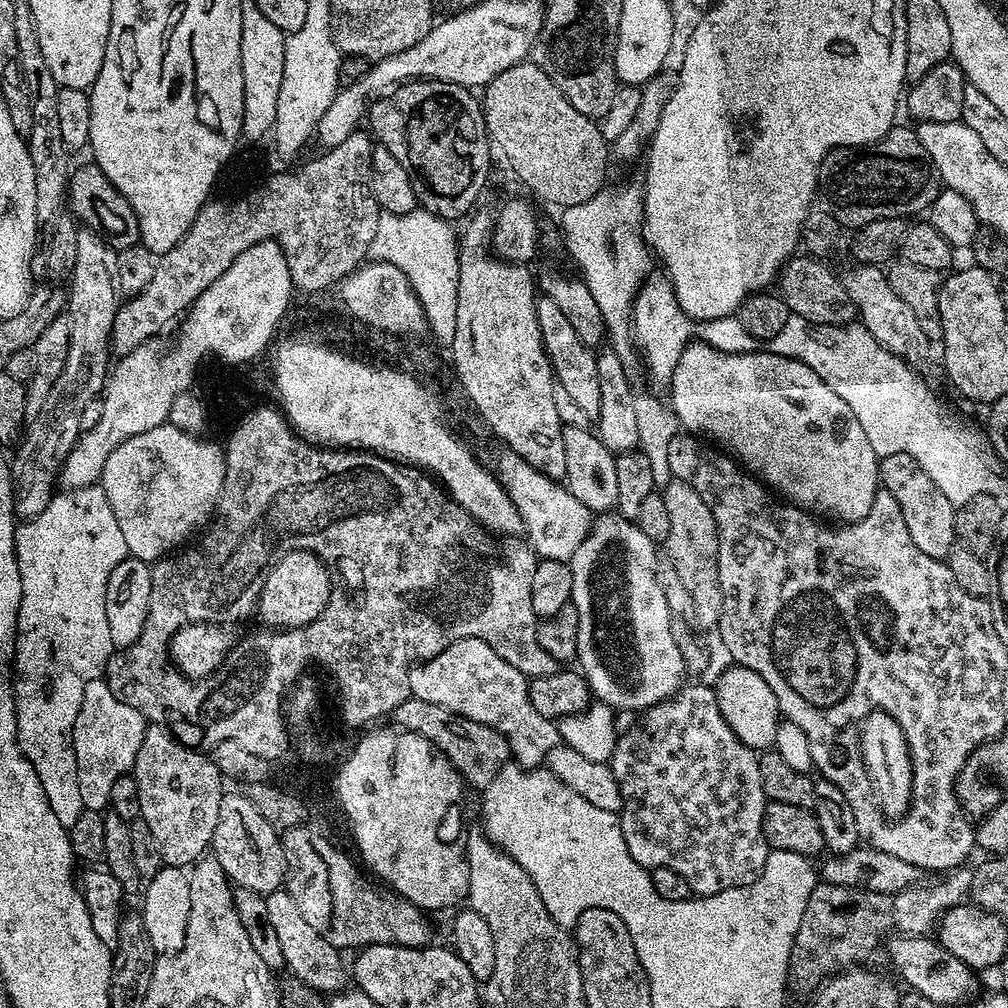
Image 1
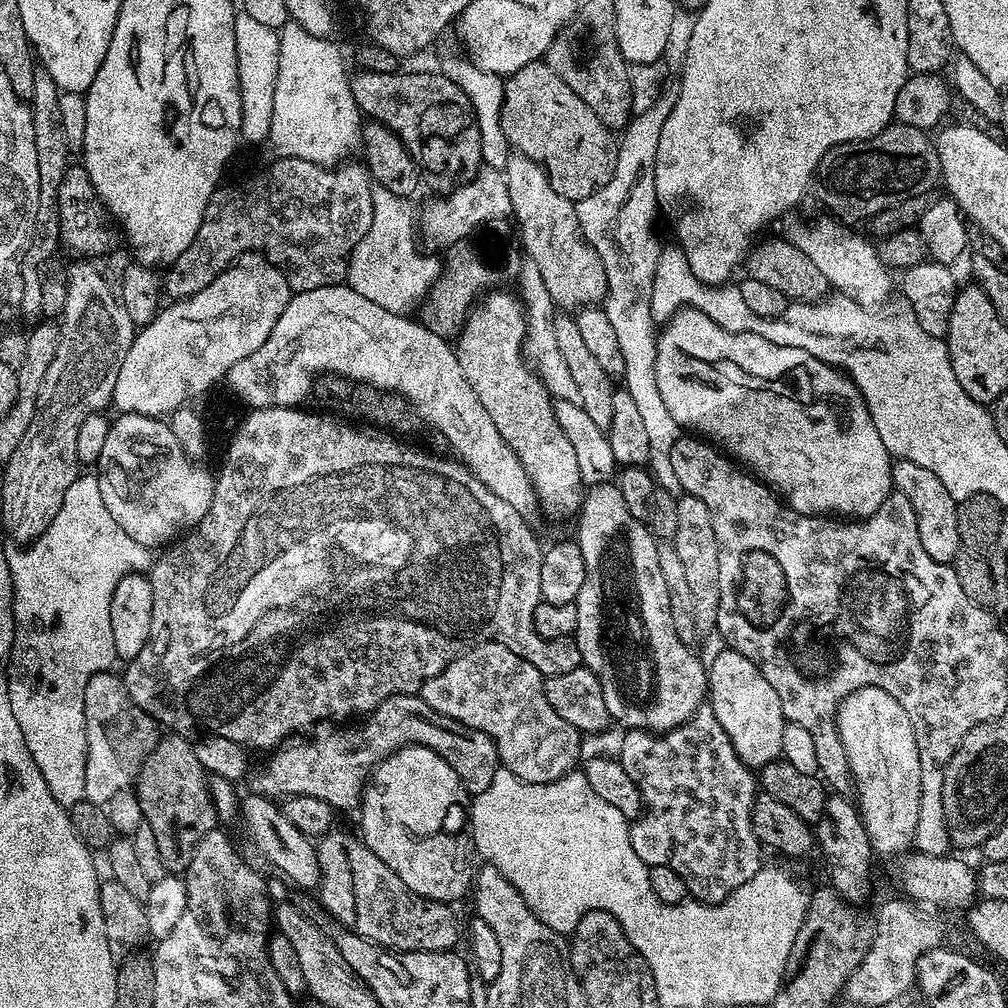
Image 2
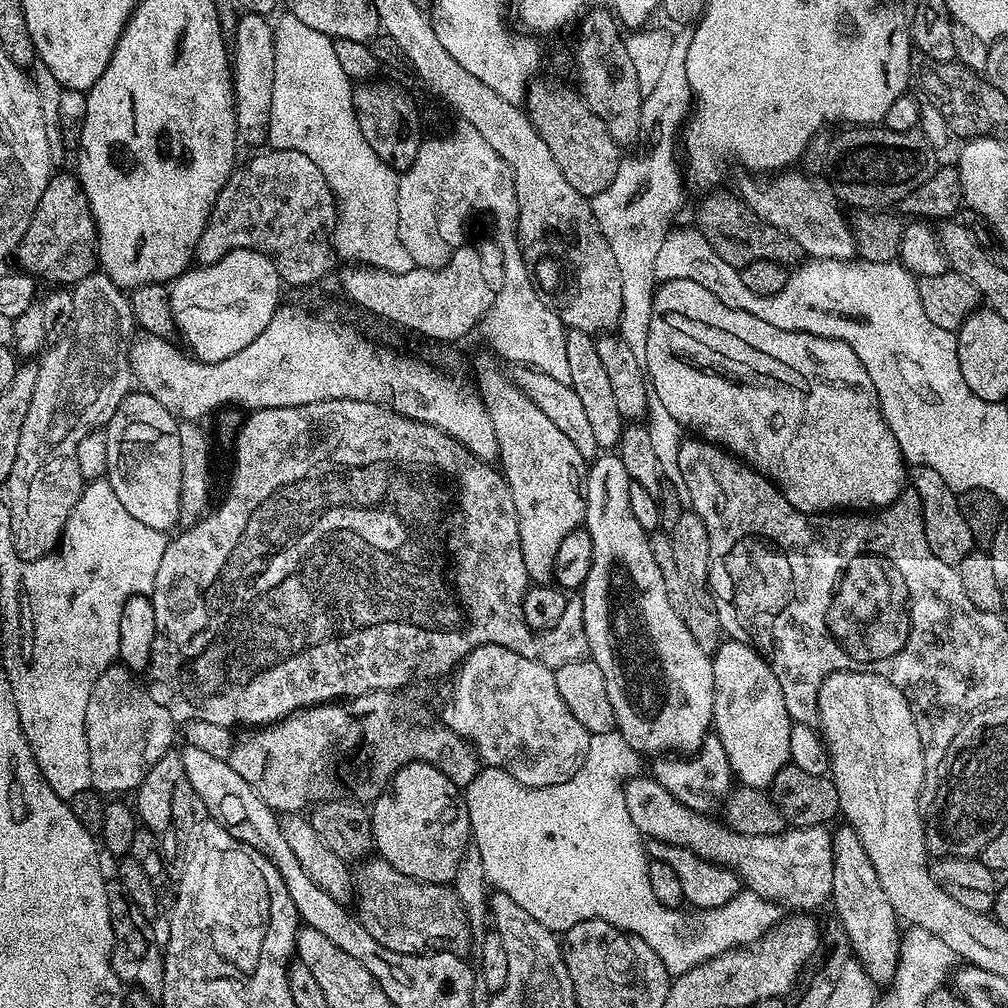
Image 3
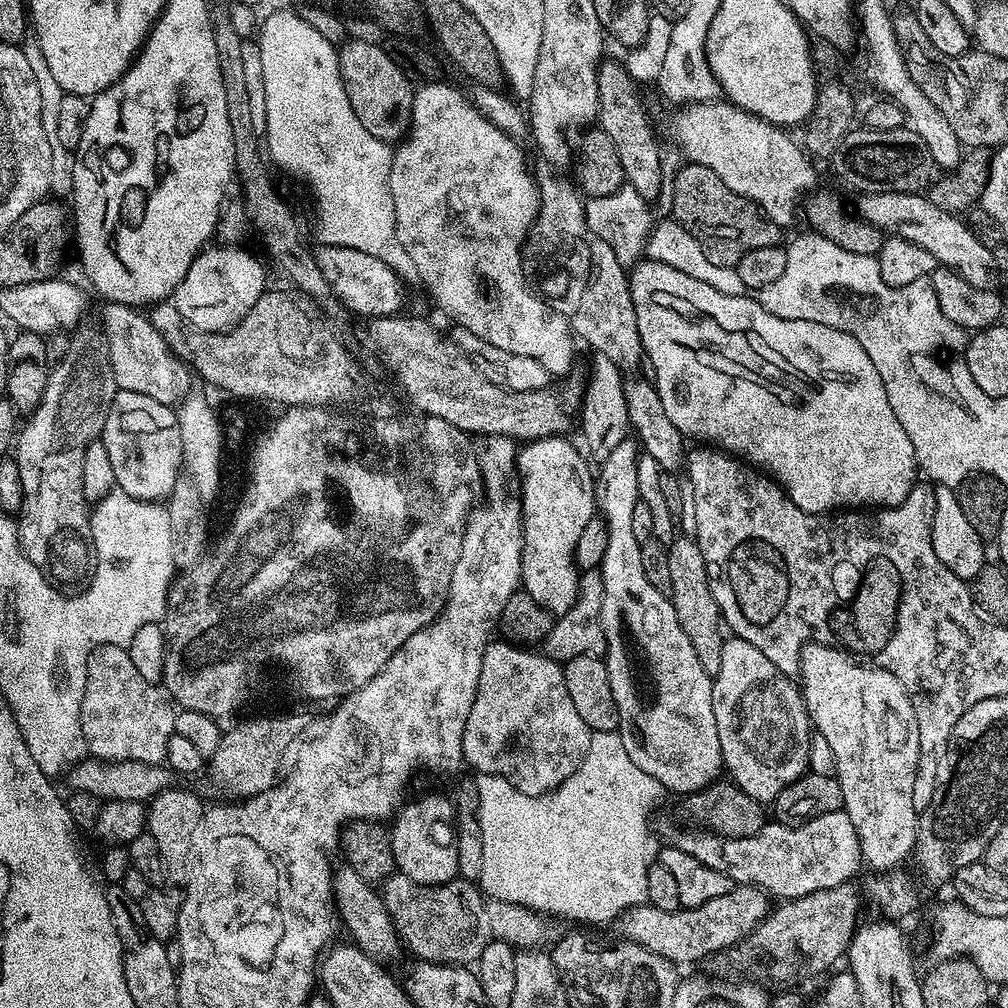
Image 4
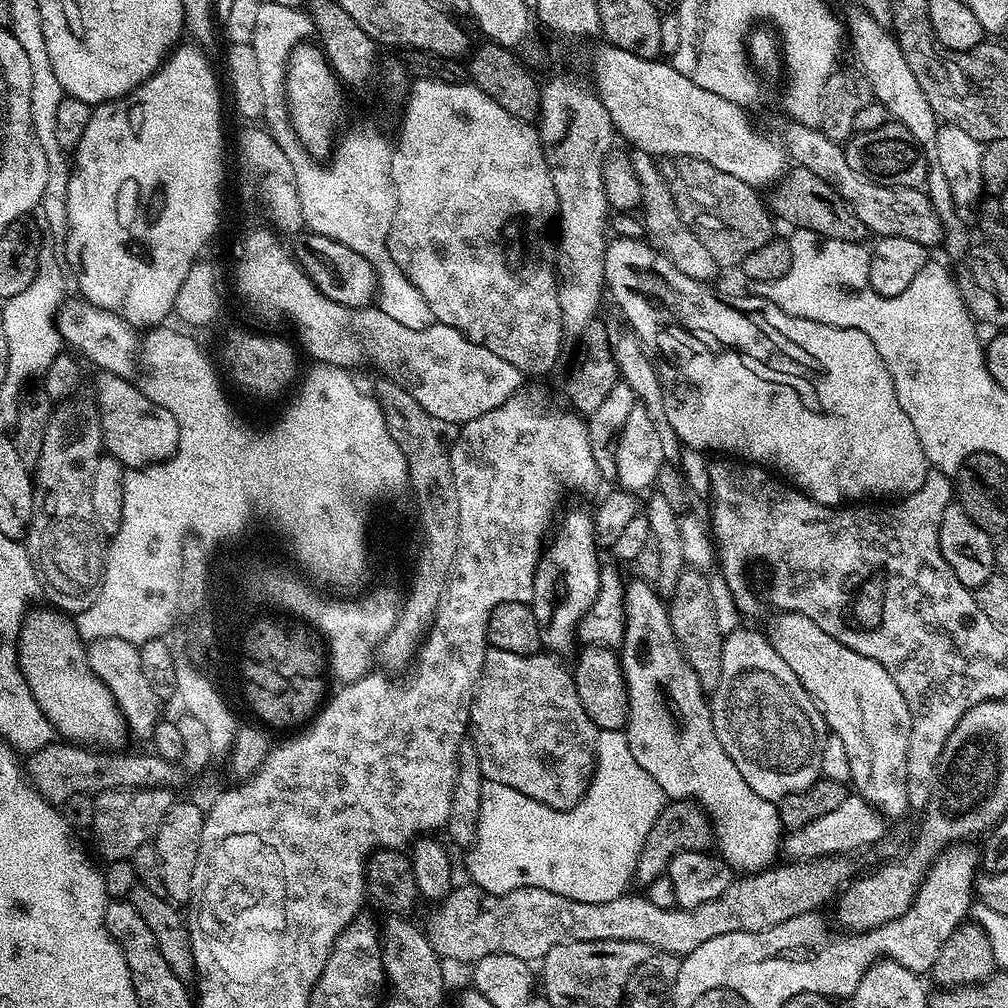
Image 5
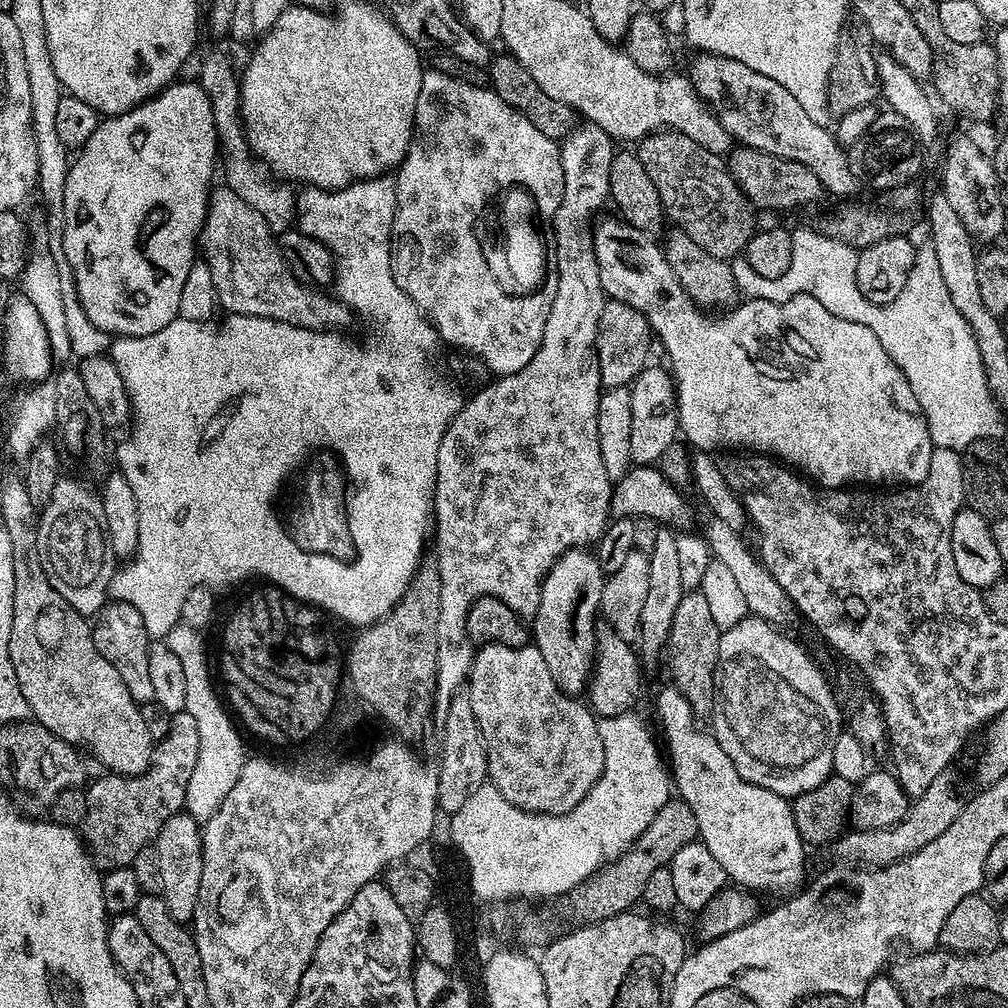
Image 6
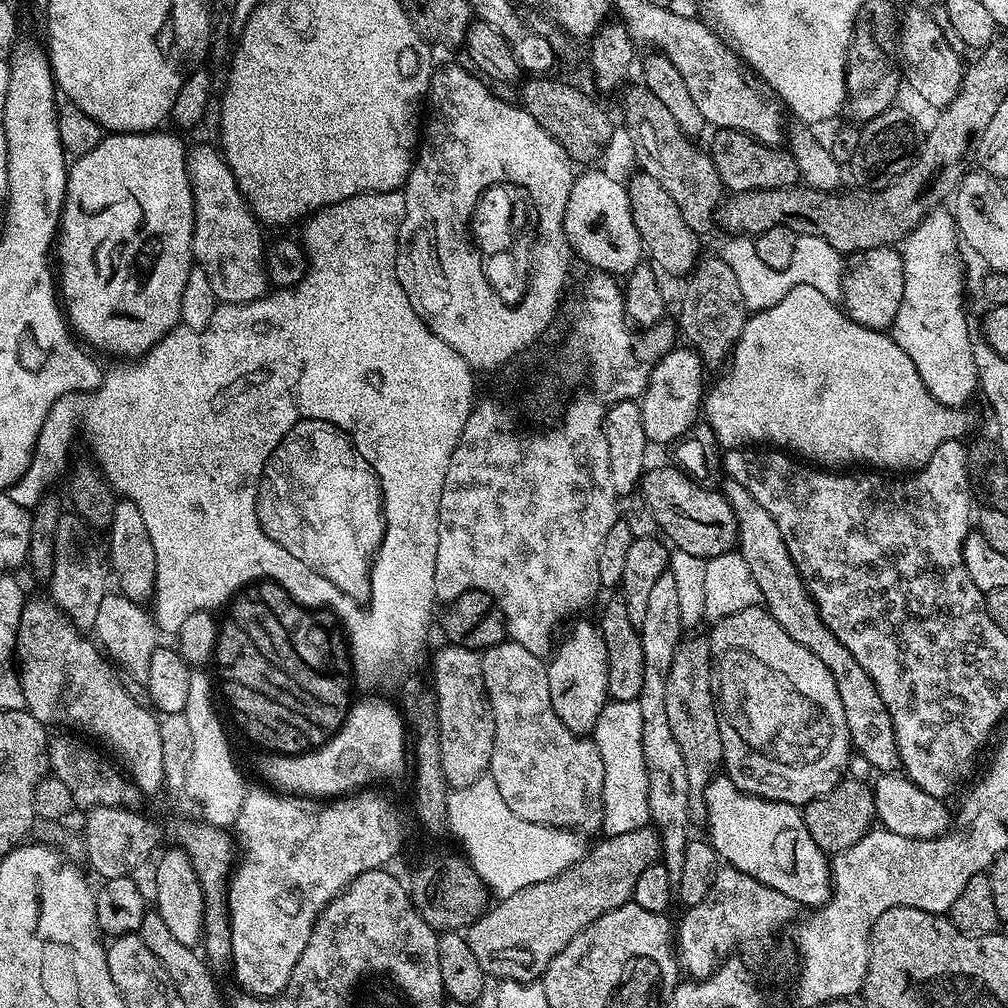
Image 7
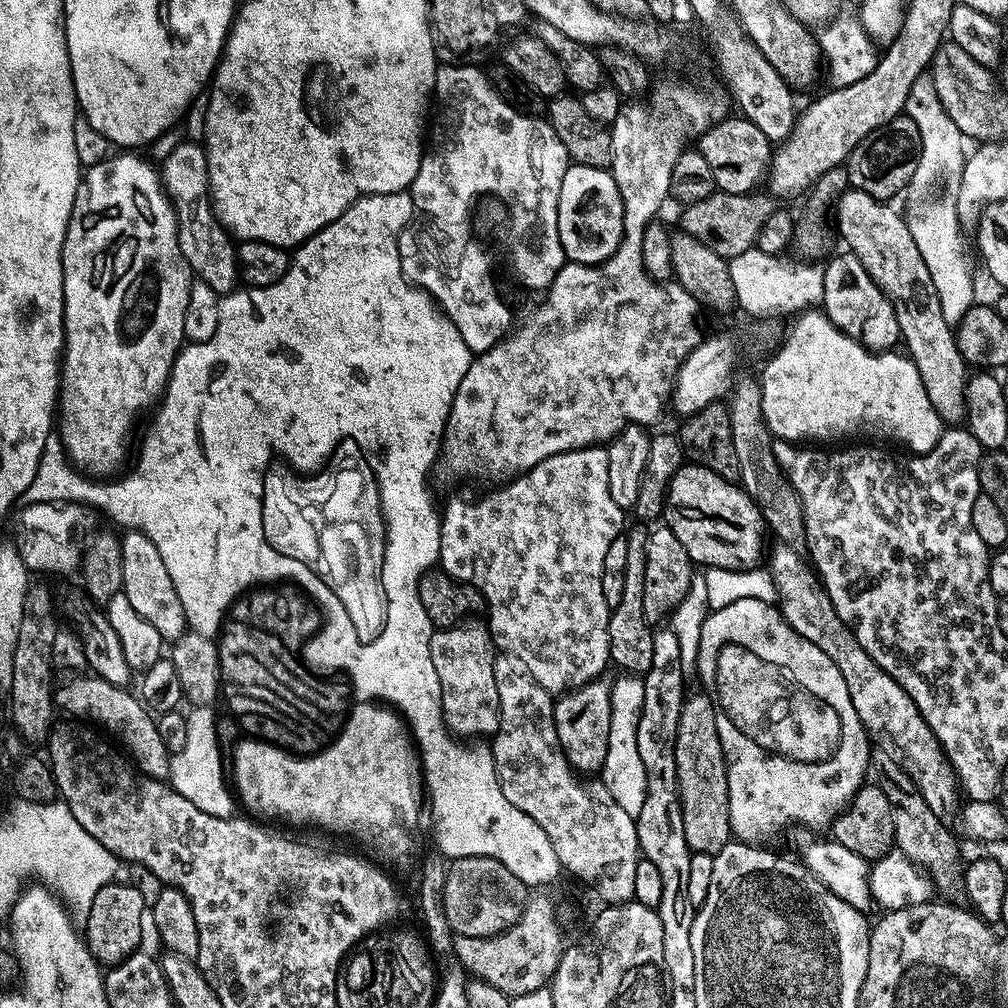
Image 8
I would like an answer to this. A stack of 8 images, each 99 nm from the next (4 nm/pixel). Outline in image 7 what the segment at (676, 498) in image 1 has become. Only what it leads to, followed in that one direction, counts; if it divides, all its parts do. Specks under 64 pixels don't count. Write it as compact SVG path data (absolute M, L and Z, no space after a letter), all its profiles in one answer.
M688 634L681 639L678 650L674 654L674 662L670 662L670 674L666 678L666 718L670 718L670 730L674 733L674 742L678 742L678 750L682 750L682 762L686 762L686 778L692 789L702 790L712 781L713 776L721 771L724 751L718 700L714 695L712 646L707 635L692 635L696 634Z

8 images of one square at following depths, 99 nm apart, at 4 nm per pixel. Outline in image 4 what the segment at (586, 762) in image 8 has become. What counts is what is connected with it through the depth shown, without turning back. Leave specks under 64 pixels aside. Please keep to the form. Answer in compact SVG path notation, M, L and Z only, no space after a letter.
M541 436L539 440L527 441L516 453L520 517L524 519L520 583L538 606L556 618L565 616L580 592L580 572L576 567L578 537L582 535L582 526L586 526L586 522L594 519L598 512L594 472L588 469L585 453L577 448L564 436Z

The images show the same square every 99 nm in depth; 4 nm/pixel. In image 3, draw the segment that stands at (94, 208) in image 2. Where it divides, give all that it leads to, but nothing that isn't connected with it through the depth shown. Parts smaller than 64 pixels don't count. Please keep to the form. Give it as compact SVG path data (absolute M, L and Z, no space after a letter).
M57 171L46 182L46 190L42 190L36 213L14 257L27 275L49 280L52 286L73 286L98 268L100 239L94 214L79 175L69 172Z

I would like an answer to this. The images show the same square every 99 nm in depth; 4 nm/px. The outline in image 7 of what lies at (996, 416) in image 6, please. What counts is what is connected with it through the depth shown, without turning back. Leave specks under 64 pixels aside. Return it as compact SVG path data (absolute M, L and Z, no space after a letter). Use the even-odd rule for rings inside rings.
M947 207L932 209L931 214L914 229L902 242L904 257L904 297L902 306L894 318L890 335L894 343L902 346L914 362L926 390L943 404L945 408L963 409L972 395L977 395L976 367L968 345L967 324L969 317L964 316L960 307L964 304L964 284L960 281L960 256L956 251L962 248L962 240L958 235L955 215L947 212ZM733 235L725 246L723 255L726 257L730 270L734 270L734 278L738 278L738 290L742 290L742 298L752 312L761 312L780 303L780 299L794 287L795 284L814 286L814 290L822 290L826 298L839 301L844 290L845 257L830 242L822 242L817 236L797 236L794 246L794 259L786 270L770 270L764 268L756 253L756 242L751 236Z

